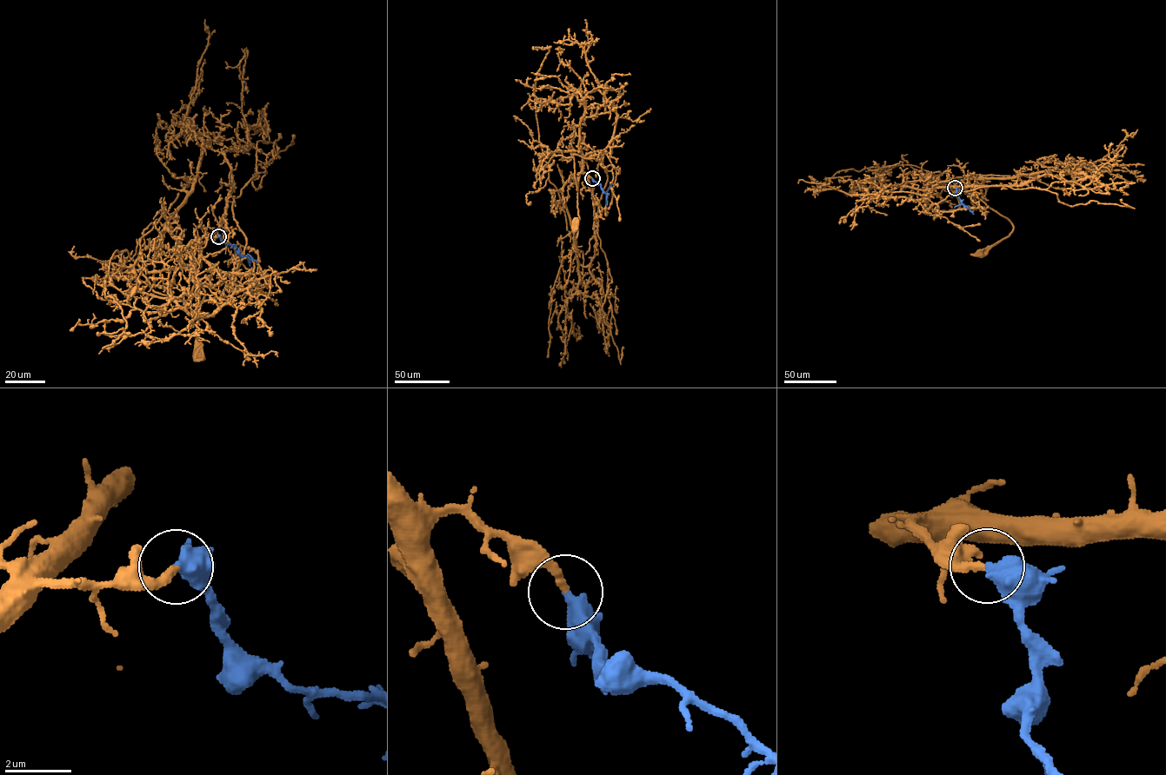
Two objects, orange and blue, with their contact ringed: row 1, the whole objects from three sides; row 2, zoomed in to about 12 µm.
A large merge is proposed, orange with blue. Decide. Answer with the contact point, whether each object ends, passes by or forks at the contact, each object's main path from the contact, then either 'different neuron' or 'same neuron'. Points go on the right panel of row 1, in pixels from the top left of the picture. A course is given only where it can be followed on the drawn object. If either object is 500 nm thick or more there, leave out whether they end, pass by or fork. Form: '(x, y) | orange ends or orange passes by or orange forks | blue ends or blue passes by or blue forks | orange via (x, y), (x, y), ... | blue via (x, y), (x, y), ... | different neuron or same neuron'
(955, 188) | orange via (955, 188), (976, 196), (1008, 220), (1013, 227), (1009, 235), (978, 253) | blue via (955, 188), (961, 202), (973, 214) | same neuron

